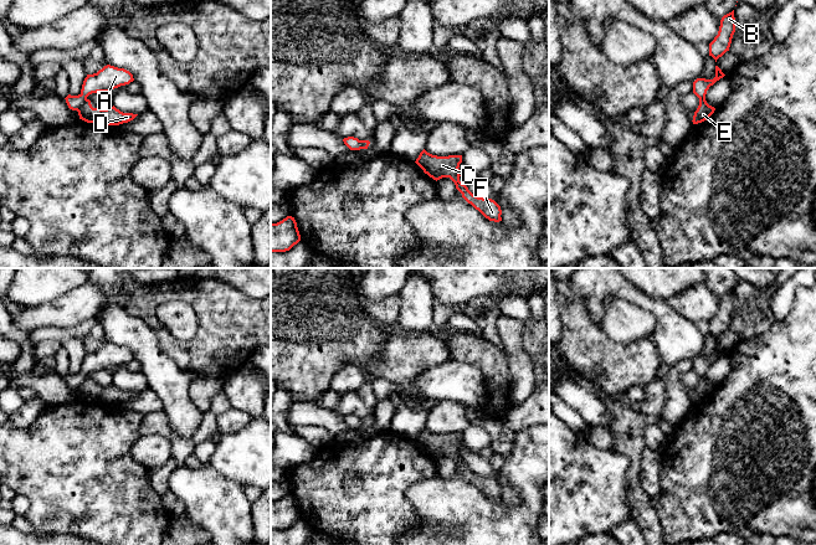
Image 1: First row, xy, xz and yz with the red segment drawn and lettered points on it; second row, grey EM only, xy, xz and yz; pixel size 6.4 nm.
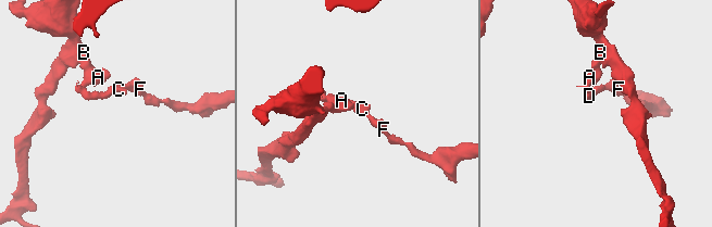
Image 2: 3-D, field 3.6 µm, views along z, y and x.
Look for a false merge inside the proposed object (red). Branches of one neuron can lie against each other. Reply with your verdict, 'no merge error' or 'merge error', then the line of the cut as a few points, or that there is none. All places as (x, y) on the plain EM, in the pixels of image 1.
merge error | xy (86, 376), (76, 387)

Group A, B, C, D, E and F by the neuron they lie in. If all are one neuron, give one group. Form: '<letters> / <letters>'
A B / C D E F

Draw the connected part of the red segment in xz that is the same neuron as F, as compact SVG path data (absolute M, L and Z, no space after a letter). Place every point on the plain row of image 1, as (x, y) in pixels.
M425 427L420 431L415 439L425 452L433 458L442 456L450 456L456 467L462 472L462 475L478 488L489 499L502 499L501 484L492 477L483 477L473 473L468 466L460 459L460 442L462 441L462 433L437 435L427 431Z

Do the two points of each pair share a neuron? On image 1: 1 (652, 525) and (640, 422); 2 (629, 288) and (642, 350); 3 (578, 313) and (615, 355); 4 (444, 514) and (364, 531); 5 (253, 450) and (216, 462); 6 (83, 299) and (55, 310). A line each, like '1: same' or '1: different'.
1: same
2: different
3: same
4: different
5: same
6: same

